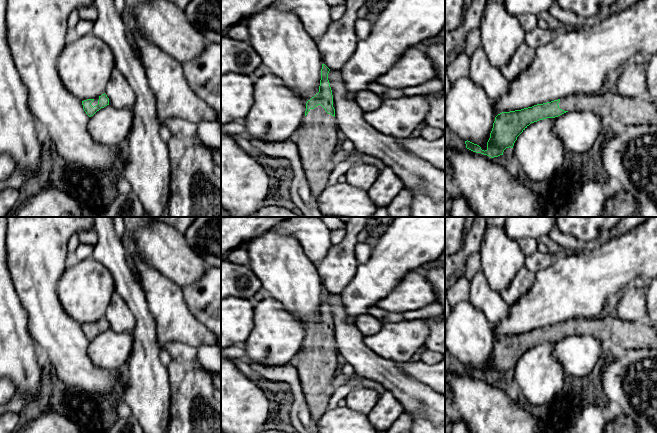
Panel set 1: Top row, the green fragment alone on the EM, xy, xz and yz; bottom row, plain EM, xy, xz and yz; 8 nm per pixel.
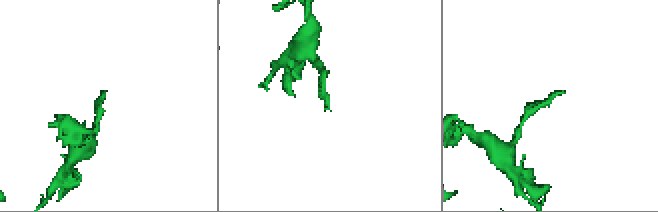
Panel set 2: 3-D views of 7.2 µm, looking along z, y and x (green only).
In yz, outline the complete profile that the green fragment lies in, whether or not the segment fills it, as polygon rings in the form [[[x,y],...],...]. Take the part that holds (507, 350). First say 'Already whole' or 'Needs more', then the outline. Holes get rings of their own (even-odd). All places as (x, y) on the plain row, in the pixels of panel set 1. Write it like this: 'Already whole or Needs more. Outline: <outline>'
Needs more. Outline: [[[606,316],[604,318],[595,317],[593,319],[577,318],[551,326],[537,328],[532,331],[502,336],[495,341],[490,362],[487,366],[487,373],[484,375],[477,368],[465,365],[466,372],[487,379],[491,382],[503,379],[506,372],[513,372],[517,361],[531,348],[546,342],[555,342],[568,335],[590,335],[599,340],[605,346],[610,346],[616,350],[628,349],[653,349],[657,348],[657,326],[651,326],[647,321],[623,321],[618,317]]]

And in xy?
Needs more. Outline: [[[104,317],[96,323],[87,323],[82,325],[82,329],[86,338],[91,341],[101,332],[109,329],[109,322]]]

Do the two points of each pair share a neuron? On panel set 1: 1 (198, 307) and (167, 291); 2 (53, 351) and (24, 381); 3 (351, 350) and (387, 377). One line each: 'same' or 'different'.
1: different
2: different
3: same

